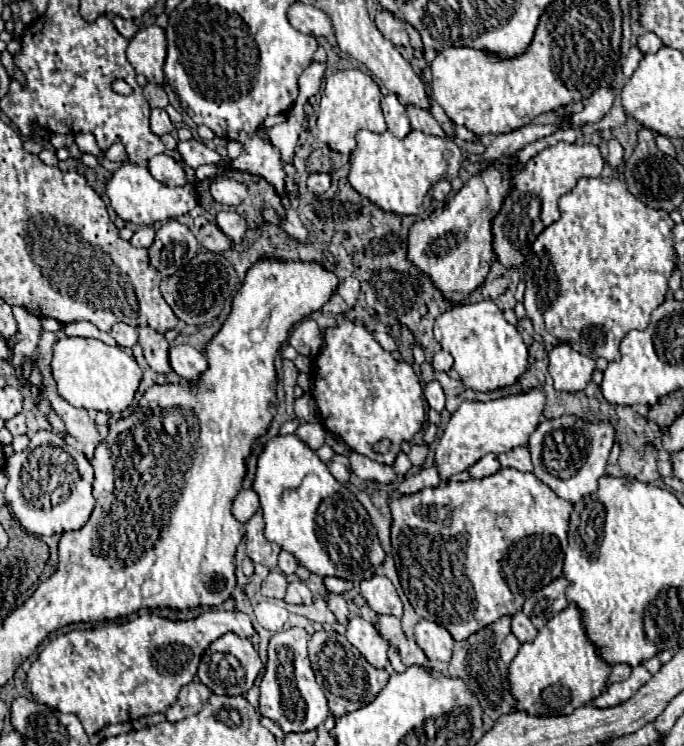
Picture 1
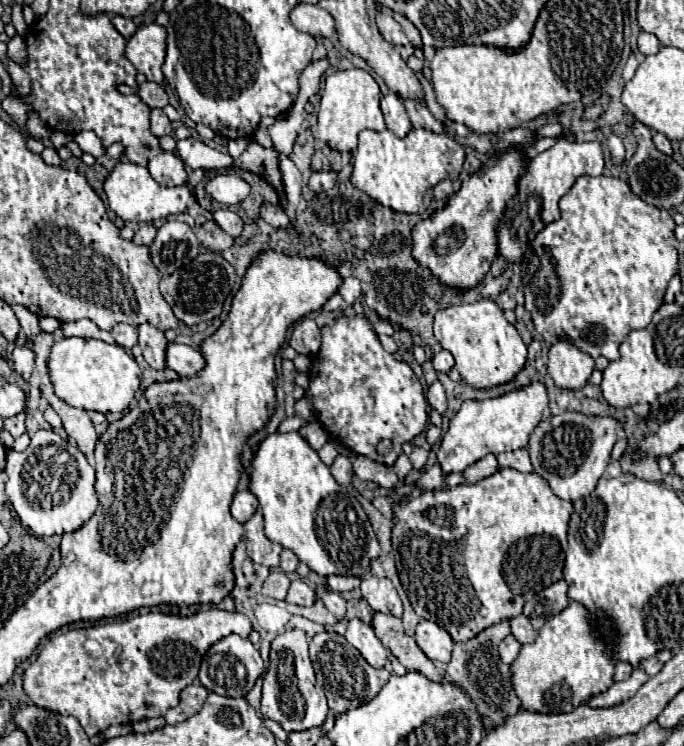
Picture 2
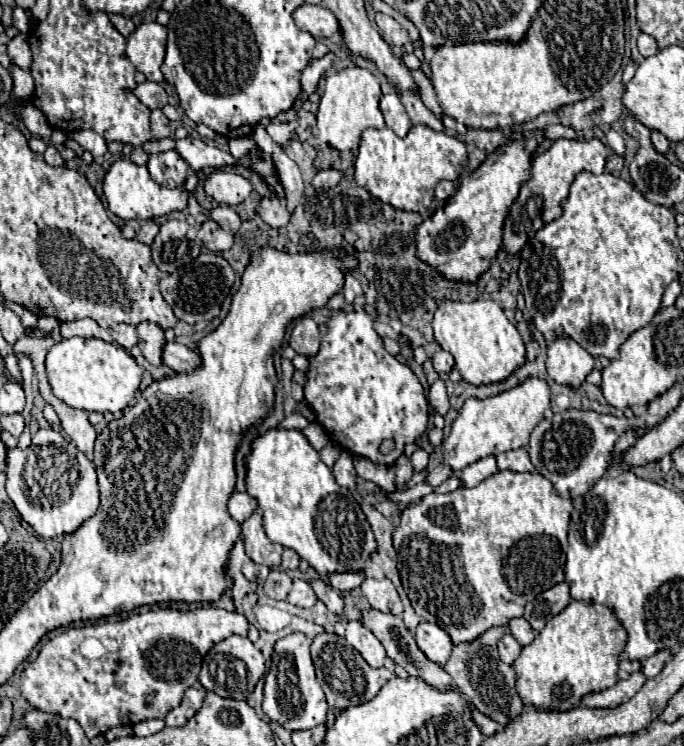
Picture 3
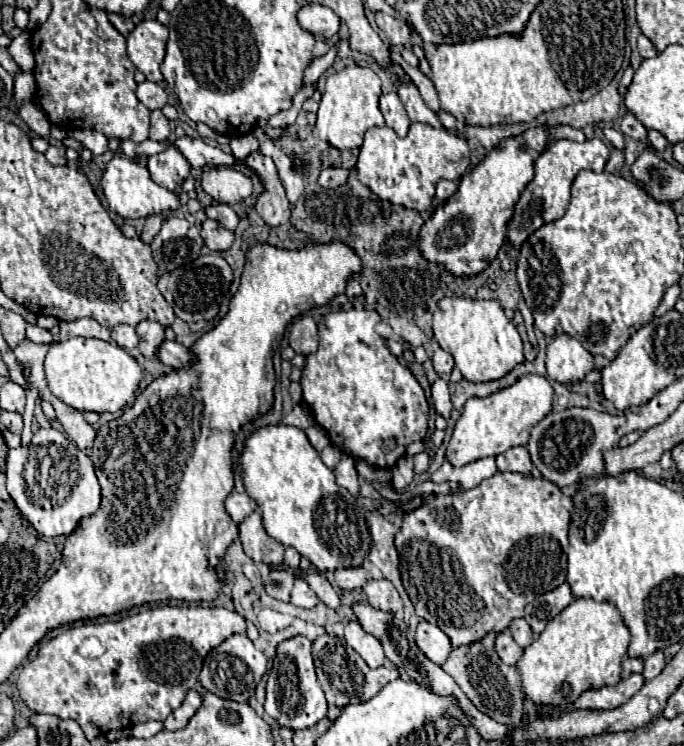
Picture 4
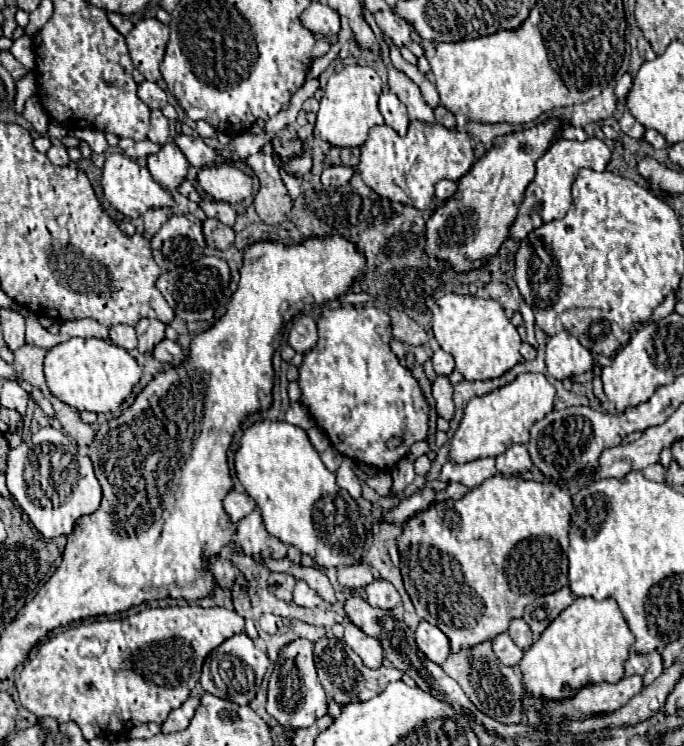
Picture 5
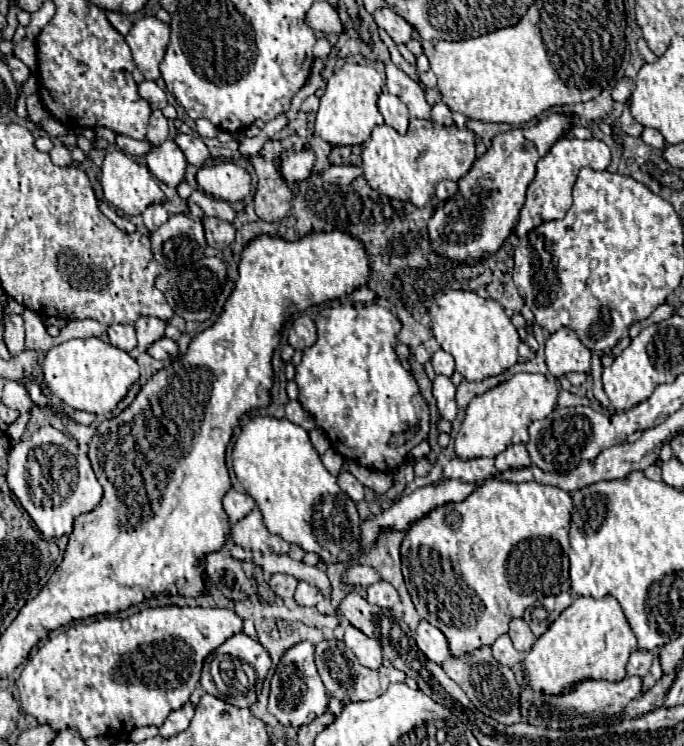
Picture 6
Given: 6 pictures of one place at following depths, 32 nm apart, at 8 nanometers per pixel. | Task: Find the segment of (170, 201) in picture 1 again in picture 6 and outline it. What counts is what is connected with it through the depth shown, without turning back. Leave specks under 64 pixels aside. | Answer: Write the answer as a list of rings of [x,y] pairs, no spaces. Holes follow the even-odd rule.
[[[122,150],[106,152],[104,162],[102,162],[102,178],[100,178],[100,182],[102,182],[102,188],[104,188],[104,198],[112,206],[120,208],[128,216],[142,214],[146,210],[146,206],[150,206],[154,202],[164,202],[164,194],[158,188],[156,180],[150,176],[148,168],[146,166],[138,166],[138,162],[134,158],[130,158]]]

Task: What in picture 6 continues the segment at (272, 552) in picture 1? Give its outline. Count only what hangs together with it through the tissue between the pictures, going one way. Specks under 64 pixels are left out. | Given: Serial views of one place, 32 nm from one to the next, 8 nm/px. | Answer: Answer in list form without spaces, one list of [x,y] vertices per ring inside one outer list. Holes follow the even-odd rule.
[[[254,508],[240,522],[232,524],[230,530],[234,542],[240,544],[244,550],[254,550],[254,552],[260,550],[260,552],[276,552],[276,554],[286,554],[290,550],[290,544],[286,540],[268,532],[258,508]]]

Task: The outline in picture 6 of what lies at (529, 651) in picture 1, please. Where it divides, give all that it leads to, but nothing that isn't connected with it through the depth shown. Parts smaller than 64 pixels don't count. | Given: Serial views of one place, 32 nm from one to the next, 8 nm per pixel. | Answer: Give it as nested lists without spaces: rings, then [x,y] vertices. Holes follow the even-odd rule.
[[[576,596],[574,602],[552,622],[534,648],[526,654],[522,668],[528,674],[528,684],[546,694],[560,694],[574,688],[584,678],[618,682],[626,678],[626,662],[636,650],[636,636],[614,596],[600,600]]]

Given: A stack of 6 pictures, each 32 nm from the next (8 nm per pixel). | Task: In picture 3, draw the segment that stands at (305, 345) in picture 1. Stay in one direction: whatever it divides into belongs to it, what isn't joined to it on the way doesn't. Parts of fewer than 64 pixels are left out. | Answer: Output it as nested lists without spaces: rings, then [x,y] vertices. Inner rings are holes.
[[[302,316],[294,322],[290,334],[290,346],[304,356],[314,356],[320,348],[320,332],[318,324],[310,316]]]

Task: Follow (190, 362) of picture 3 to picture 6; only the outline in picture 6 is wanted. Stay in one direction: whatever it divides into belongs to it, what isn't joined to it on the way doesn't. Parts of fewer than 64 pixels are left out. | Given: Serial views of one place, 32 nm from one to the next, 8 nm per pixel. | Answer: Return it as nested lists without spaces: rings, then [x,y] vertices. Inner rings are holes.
[[[162,336],[162,338],[156,340],[156,342],[154,342],[146,352],[148,352],[152,358],[156,358],[156,360],[166,360],[166,358],[178,354],[178,346],[176,346],[174,340]]]

